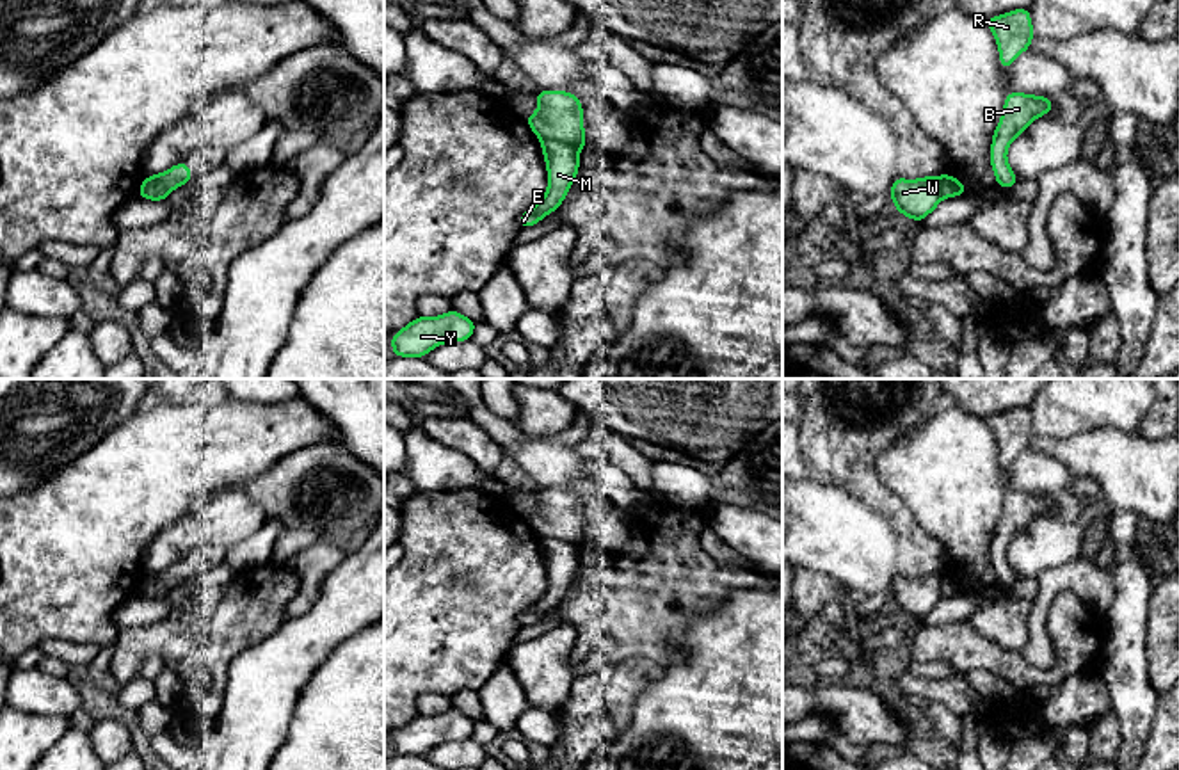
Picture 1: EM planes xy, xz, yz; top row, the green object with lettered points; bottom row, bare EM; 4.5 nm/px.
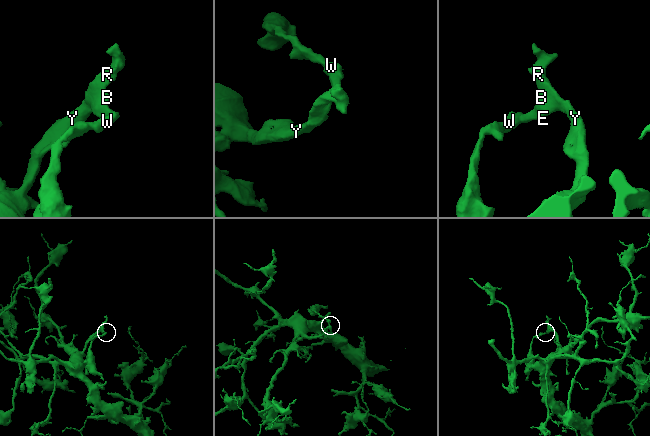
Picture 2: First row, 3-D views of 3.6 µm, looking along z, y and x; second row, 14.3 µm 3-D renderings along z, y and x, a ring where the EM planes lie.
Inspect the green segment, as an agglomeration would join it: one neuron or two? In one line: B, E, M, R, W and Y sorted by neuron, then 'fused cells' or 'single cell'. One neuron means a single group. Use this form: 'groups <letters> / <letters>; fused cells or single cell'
groups B E M R Y / W; fused cells

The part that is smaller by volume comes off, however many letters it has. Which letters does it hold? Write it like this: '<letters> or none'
W

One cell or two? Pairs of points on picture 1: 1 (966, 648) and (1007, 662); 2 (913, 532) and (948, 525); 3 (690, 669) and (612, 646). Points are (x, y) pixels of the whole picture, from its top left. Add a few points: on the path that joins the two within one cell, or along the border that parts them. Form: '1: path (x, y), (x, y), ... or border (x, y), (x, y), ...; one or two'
1: path (977, 651), (996, 660); one
2: border (913, 516), (939, 543), (948, 566); two
3: border (674, 637), (669, 642), (669, 660), (664, 665); two

